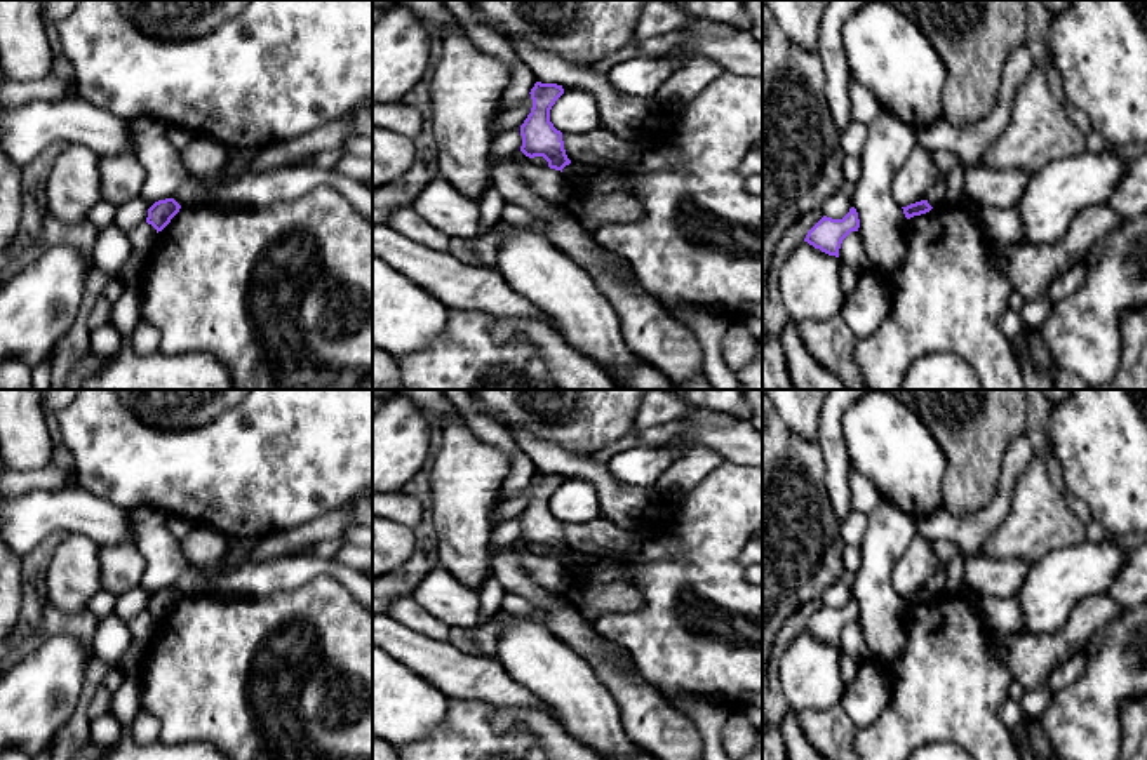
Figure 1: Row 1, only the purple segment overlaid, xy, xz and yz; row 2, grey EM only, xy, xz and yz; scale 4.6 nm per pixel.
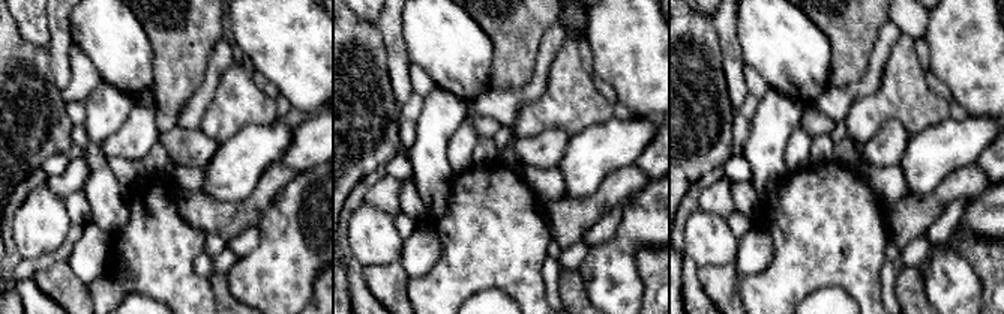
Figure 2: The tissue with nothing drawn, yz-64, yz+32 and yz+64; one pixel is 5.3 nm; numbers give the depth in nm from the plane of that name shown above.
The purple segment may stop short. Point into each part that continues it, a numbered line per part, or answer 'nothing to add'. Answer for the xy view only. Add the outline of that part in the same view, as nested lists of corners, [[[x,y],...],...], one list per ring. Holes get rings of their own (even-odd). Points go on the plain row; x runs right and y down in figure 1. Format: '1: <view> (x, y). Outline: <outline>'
nothing to add

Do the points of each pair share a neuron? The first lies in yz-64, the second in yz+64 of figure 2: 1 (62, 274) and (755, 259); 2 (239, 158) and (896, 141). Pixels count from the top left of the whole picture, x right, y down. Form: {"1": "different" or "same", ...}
{"1": "different", "2": "different"}

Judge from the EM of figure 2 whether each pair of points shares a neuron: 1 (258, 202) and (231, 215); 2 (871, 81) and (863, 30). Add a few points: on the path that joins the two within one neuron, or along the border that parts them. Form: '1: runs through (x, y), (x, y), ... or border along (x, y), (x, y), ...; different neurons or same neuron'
1: runs through (252, 208), (246, 214), (237, 215); same neuron
2: border along (881, 29), (865, 74), (844, 87); different neurons

